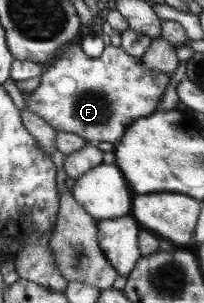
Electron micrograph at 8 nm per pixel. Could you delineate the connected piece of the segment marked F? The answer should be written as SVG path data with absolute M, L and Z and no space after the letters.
M71 43L55 61L51 62L48 69L38 79L38 87L24 99L26 111L33 112L41 117L55 131L75 133L92 147L109 144L115 145L122 139L127 127L140 118L147 118L157 112L156 108L161 103L169 77L155 71L151 76L149 68L140 58L132 56L120 47L105 46L98 57L89 57L82 49L83 46Z

